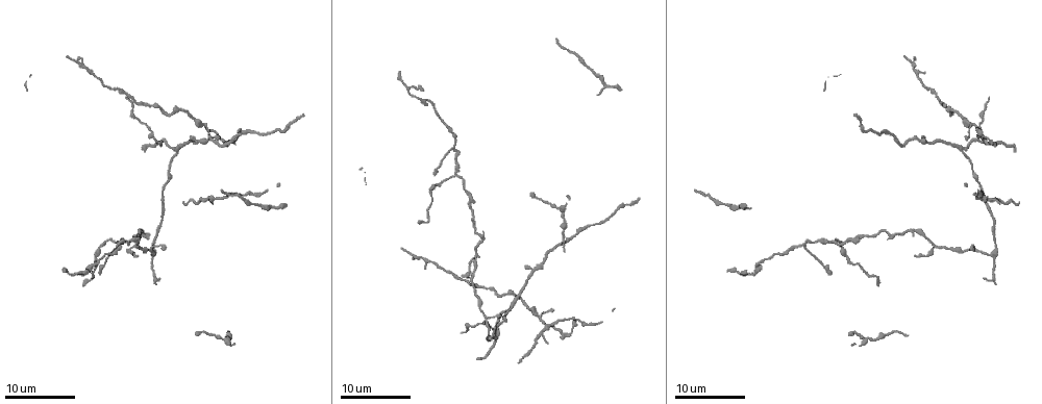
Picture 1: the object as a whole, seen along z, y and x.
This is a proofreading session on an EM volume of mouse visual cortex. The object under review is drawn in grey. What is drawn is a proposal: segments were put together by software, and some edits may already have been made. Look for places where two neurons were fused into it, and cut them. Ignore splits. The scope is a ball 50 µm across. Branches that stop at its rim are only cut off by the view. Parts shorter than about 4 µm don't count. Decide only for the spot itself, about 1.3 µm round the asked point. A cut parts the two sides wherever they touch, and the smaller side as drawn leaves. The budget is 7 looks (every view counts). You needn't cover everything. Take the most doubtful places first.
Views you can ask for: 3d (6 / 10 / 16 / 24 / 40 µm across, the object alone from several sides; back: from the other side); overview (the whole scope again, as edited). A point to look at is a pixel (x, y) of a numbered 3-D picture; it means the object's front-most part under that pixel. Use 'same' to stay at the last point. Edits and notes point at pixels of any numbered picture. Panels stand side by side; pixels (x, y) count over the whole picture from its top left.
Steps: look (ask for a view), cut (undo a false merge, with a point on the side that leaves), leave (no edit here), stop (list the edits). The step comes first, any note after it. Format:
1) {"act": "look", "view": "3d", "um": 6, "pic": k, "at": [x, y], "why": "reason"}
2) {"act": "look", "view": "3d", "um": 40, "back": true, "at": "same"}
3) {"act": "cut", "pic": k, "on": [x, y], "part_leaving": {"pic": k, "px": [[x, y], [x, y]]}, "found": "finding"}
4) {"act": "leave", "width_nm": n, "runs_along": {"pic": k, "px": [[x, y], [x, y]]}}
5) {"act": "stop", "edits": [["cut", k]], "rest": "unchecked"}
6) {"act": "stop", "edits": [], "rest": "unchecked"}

{"act": "look", "view": "3d", "um": 16, "pic": 1, "at": [452, 148], "why": "three-way junction"}

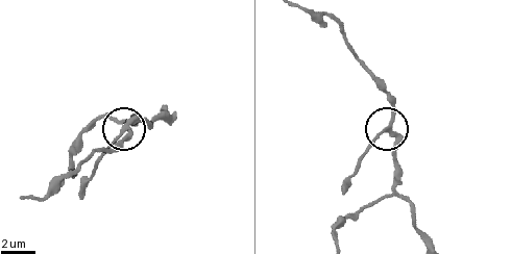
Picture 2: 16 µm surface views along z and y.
{"act": "look", "view": "3d", "um": 6, "pic": 2, "at": [386, 127]}

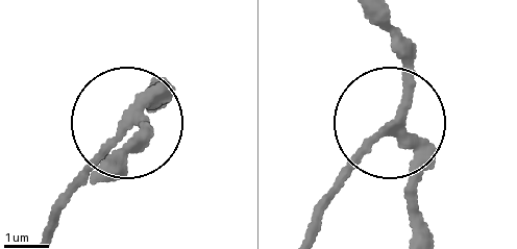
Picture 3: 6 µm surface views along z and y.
{"act": "leave", "arms": 3, "runs_along": {"pic": 3, "px": [[413, 232], [413, 154], [394, 128], [315, 206]]}, "found": "continuous, no second neuron"}

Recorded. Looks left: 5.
{"act": "look", "view": "3d", "um": 16, "pic": 1, "at": [157, 143], "why": "three-way junction"}

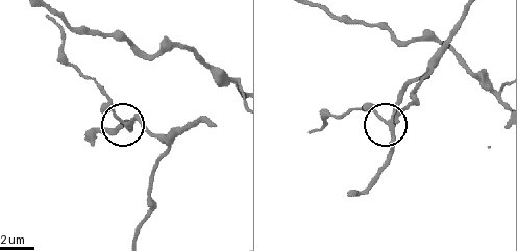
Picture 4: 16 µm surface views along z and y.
{"act": "look", "view": "3d", "um": 10, "pic": 4, "at": [122, 121], "why": "closer look"}

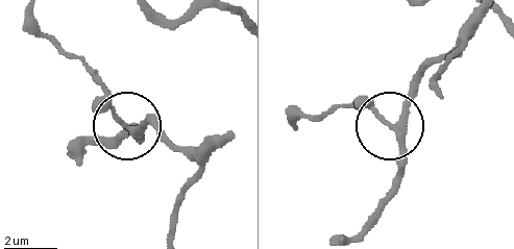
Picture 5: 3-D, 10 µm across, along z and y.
{"act": "leave", "arms": 3, "found": "continuous, no second neuron"}

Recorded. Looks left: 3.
{"act": "look", "view": "3d", "um": 24, "pic": 1, "at": [138, 242]}

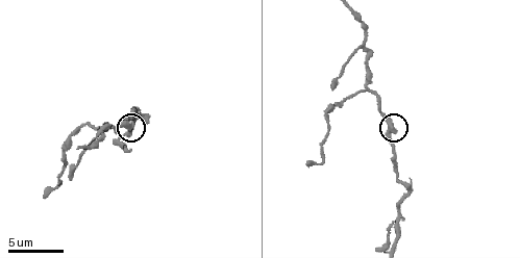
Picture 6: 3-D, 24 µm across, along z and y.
{"act": "look", "view": "3d", "um": 6, "pic": 6, "at": [129, 130]}

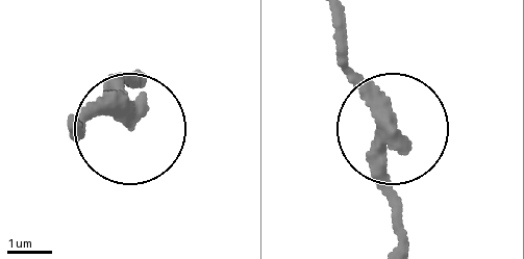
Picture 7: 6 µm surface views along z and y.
{"act": "leave", "width_nm": 350, "runs_along": {"pic": 7, "px": [[392, 235], [392, 141], [340, 48]]}, "found": "all the same neuron"}

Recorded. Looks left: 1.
{"act": "stop", "edits": [], "rest": "unchecked"}

